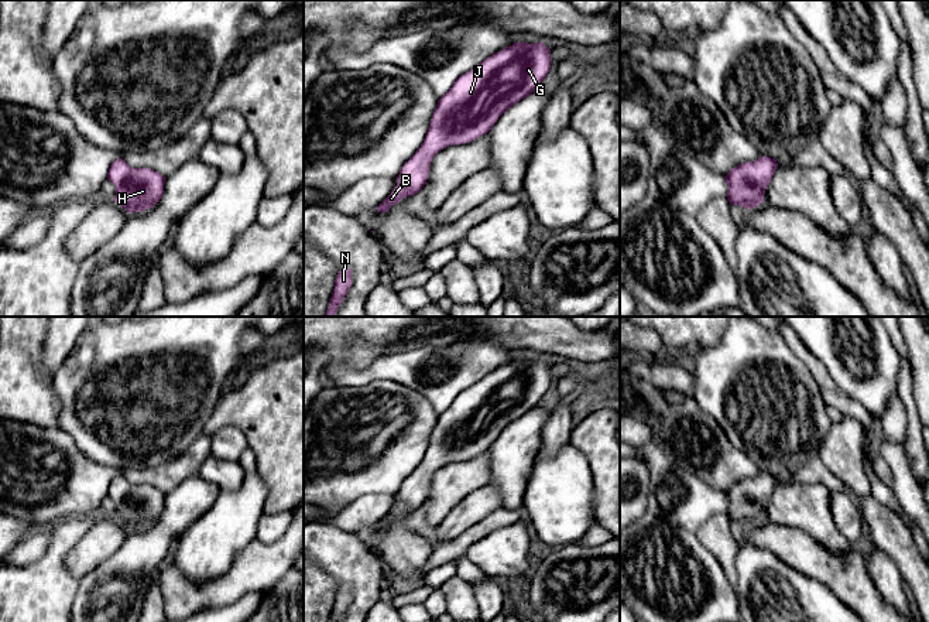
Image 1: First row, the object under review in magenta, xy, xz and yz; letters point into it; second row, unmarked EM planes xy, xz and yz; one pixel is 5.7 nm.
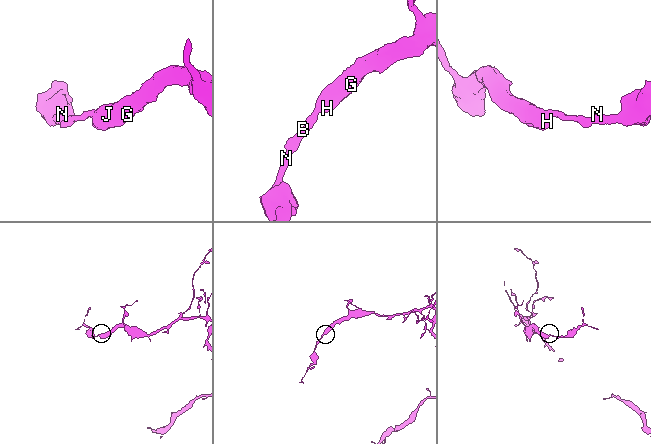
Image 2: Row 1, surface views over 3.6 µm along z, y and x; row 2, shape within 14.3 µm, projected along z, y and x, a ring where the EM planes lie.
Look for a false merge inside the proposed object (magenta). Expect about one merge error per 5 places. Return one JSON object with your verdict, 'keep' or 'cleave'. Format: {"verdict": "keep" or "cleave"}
{"verdict": "keep"}

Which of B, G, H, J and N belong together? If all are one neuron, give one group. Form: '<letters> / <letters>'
B G H J N

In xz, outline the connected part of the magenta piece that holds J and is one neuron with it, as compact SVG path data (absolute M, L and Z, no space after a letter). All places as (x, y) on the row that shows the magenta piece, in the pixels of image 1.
M514 42L460 75L438 100L421 147L402 165L397 187L377 206L387 212L426 184L432 158L445 147L489 133L498 117L535 92L551 68L544 42Z

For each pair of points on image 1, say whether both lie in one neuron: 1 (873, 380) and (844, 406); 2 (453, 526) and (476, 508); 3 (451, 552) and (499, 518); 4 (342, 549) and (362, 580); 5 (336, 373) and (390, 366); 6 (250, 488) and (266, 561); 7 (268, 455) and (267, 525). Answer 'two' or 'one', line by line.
1: two
2: one
3: one
4: one
5: one
6: two
7: two

